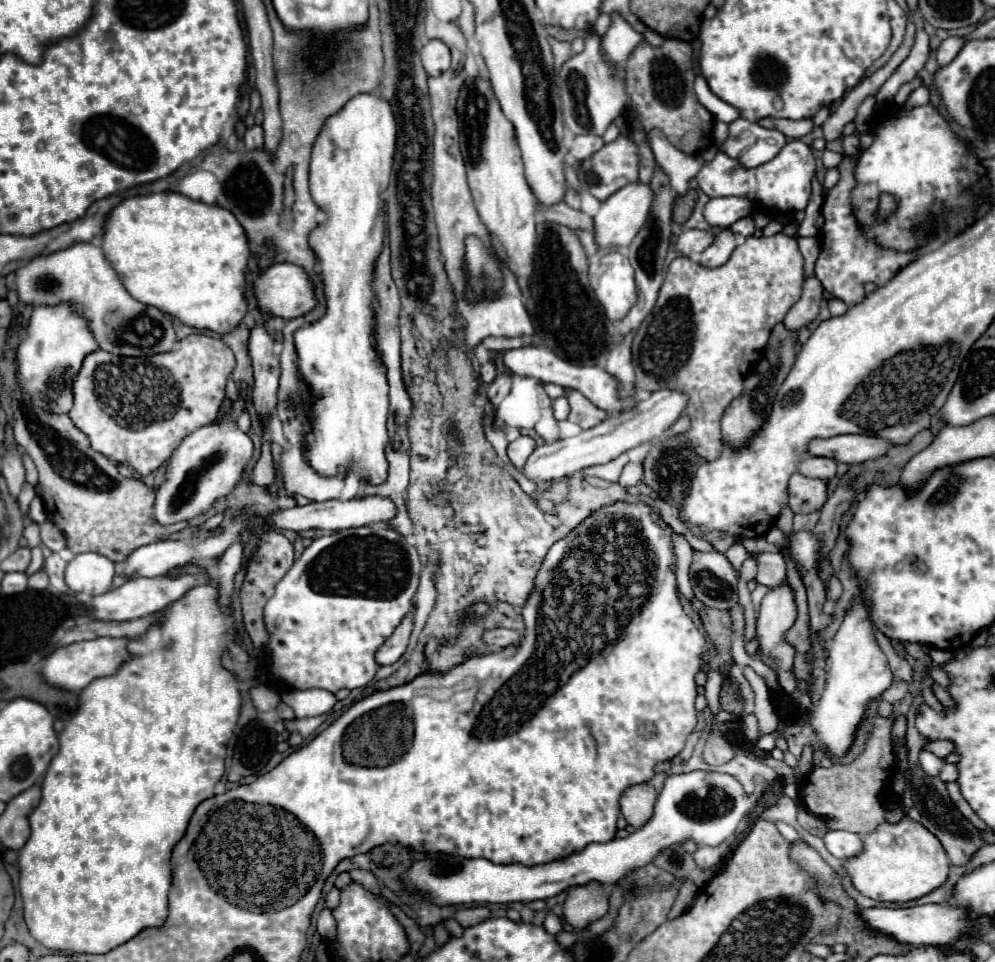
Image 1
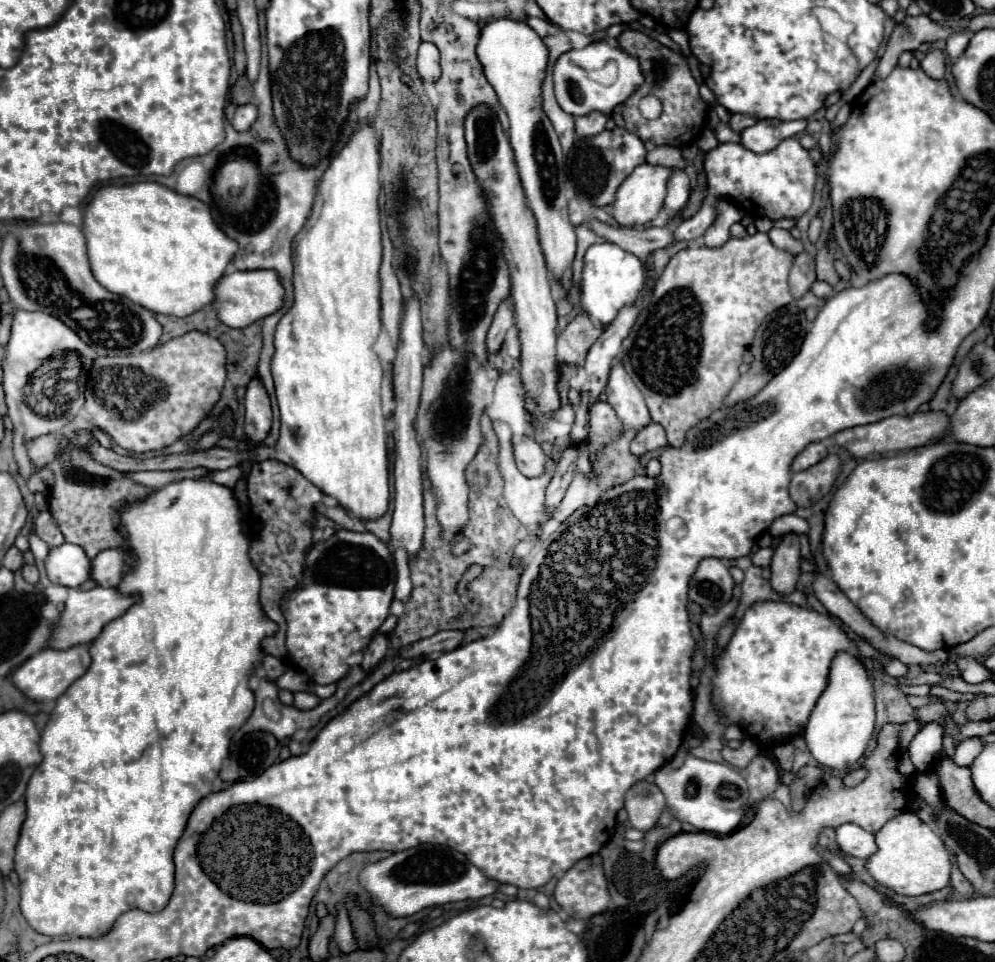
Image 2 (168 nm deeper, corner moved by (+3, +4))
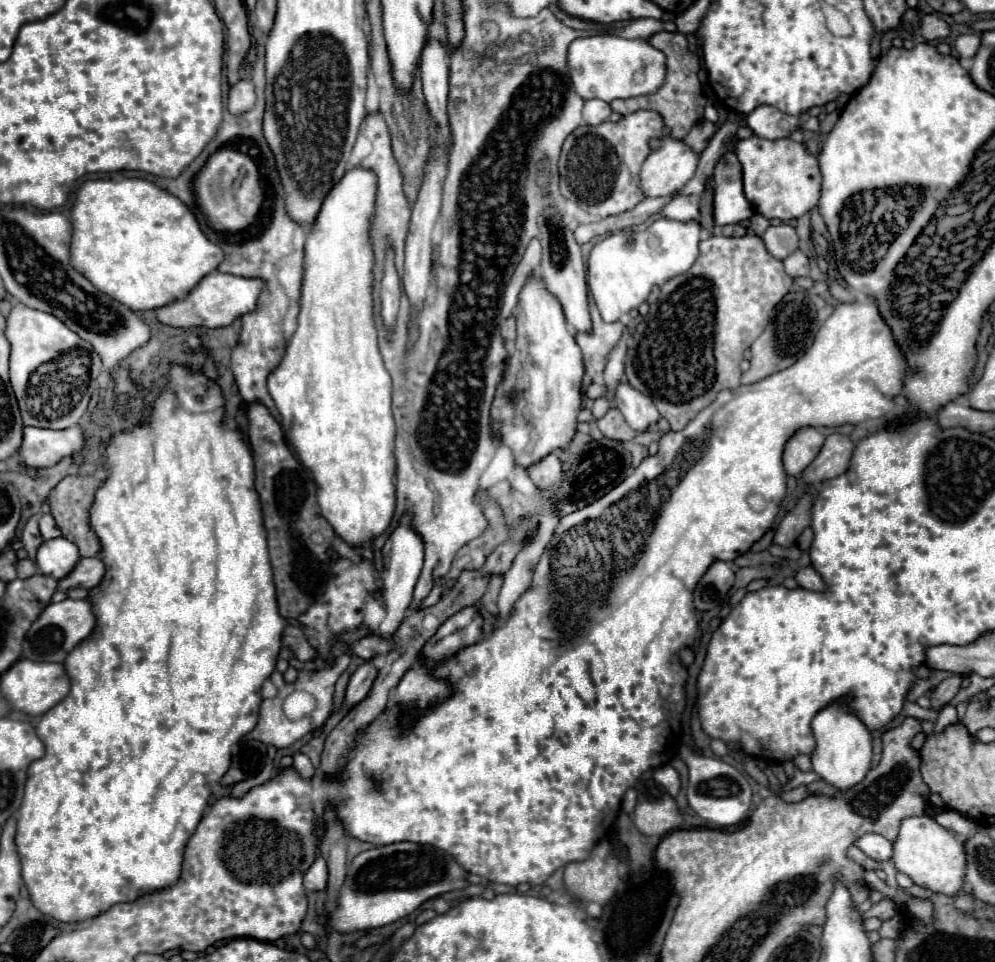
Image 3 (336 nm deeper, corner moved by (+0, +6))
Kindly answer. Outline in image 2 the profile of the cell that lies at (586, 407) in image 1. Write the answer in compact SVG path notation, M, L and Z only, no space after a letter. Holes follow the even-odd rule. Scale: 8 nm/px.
M595 402L589 406L589 434L593 438L617 438L623 432L615 410L609 402Z

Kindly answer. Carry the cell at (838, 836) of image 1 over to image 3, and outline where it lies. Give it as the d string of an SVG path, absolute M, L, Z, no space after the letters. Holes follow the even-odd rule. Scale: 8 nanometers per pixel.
M866 834L866 836L856 840L856 846L864 854L868 854L870 858L874 858L878 862L892 858L892 842L886 840L884 836L880 836L880 834Z

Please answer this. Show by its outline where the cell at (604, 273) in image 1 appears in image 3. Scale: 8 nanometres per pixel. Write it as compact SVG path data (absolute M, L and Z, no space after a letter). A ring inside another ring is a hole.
M658 218L646 230L622 230L594 244L588 258L588 288L604 322L616 322L620 316L636 310L650 296L654 286L662 286L674 276L686 272L698 258L700 224L678 224Z

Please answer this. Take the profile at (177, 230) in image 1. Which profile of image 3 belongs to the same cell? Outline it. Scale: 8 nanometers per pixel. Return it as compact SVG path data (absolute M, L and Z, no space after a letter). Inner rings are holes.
M124 178L118 182L86 180L76 190L76 198L70 208L70 222L72 268L88 278L100 292L130 310L154 310L162 304L170 304L174 296L182 296L186 288L194 288L202 276L216 270L222 262L222 250L202 234L194 214L176 196L142 178Z

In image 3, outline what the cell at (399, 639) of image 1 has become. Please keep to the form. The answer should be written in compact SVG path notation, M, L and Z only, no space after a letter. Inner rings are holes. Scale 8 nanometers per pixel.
M364 662L362 666L358 666L358 670L352 674L352 678L348 682L344 706L354 708L358 702L362 702L366 698L366 694L370 692L376 676L378 676L378 668L372 662Z

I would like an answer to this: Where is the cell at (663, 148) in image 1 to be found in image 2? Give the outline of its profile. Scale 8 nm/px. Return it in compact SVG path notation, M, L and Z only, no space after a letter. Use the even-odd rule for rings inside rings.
M671 168L671 176L667 182L667 198L665 208L673 214L679 214L679 210L687 204L689 198L689 176L683 168Z

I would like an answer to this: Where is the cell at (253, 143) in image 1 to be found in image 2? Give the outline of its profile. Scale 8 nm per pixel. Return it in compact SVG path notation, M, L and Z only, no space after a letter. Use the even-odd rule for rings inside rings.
M245 104L245 106L237 106L235 110L235 118L233 118L233 128L237 132L247 132L253 122L257 120L257 108L253 104Z

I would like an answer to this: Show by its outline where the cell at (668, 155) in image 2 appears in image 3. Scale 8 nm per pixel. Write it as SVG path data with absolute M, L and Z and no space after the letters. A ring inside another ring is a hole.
M700 120L698 124L694 124L694 126L692 126L692 130L690 130L690 134L686 136L686 140L684 140L684 142L700 154L700 152L708 146L708 142L710 142L710 138L714 136L714 132L716 132L716 130L718 130L718 128L716 128L716 124L708 122L708 120Z

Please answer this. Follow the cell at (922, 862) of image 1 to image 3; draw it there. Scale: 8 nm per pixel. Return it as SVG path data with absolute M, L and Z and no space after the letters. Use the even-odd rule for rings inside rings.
M912 816L902 820L898 838L894 842L892 860L898 872L908 874L914 880L914 884L928 888L932 892L954 896L964 886L966 876L964 840L958 834L950 832L948 828L940 826L930 816Z

